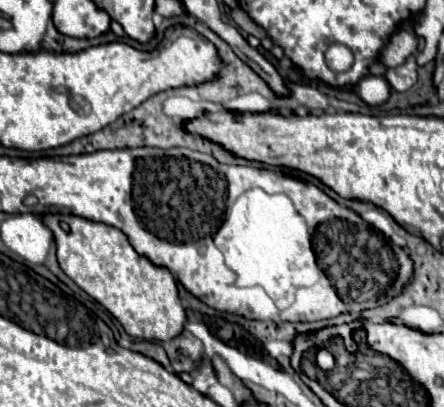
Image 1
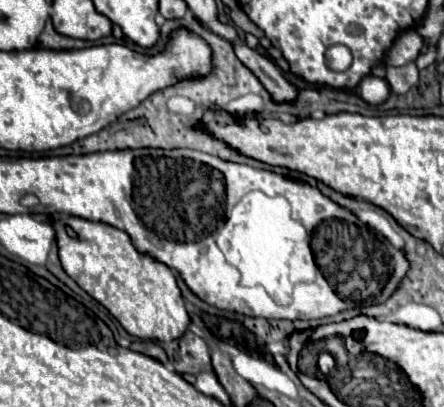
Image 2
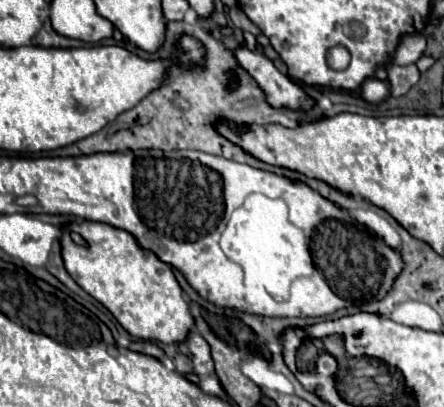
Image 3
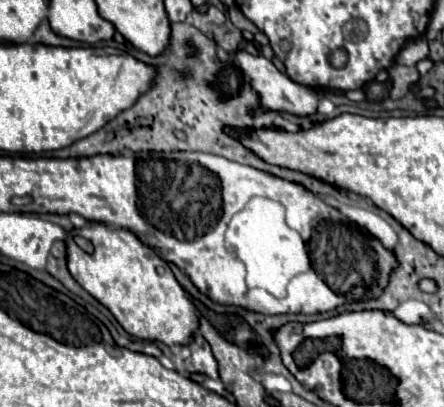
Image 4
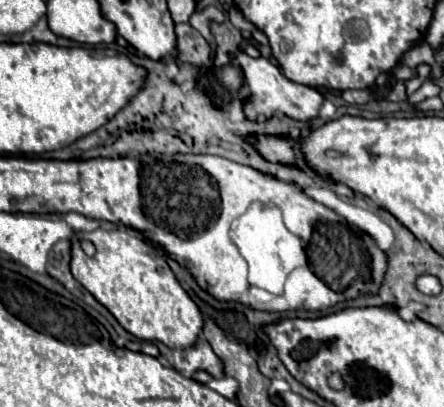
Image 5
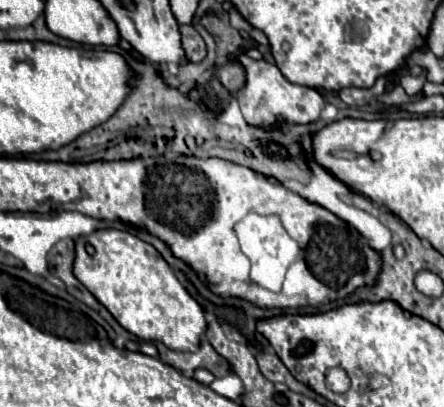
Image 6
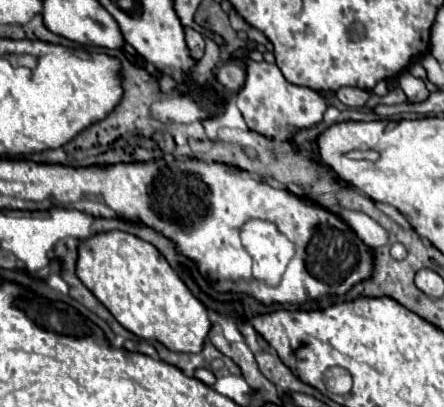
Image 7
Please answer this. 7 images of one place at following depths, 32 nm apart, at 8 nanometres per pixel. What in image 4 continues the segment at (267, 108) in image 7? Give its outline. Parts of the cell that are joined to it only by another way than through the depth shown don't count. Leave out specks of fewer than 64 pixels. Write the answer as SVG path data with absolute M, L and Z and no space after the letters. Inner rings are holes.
M238 50L234 58L236 58L238 68L244 72L244 76L248 78L248 82L252 84L252 88L260 92L264 108L268 108L268 110L282 110L282 112L290 112L290 114L296 114L296 116L308 116L308 114L316 112L316 108L318 108L318 96L308 86L292 82L286 74L282 74L262 54L254 56L254 54L246 52L246 50Z

